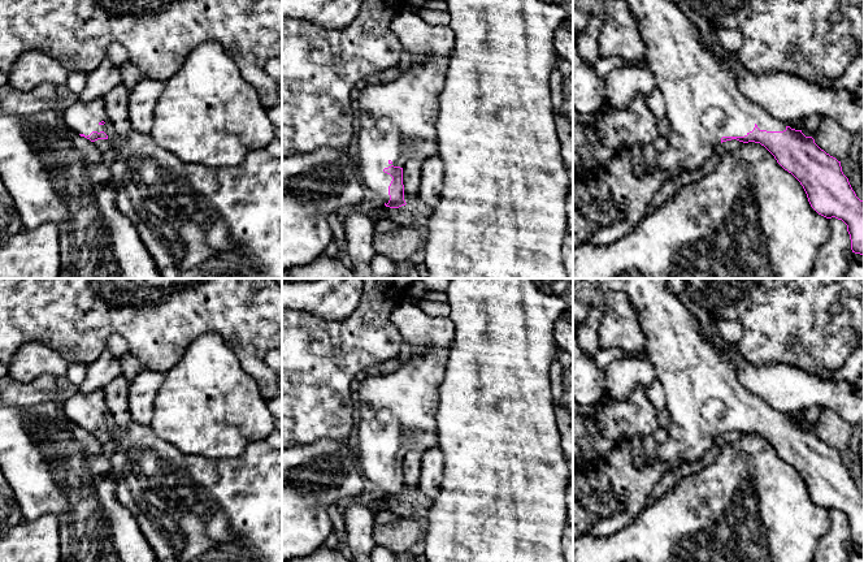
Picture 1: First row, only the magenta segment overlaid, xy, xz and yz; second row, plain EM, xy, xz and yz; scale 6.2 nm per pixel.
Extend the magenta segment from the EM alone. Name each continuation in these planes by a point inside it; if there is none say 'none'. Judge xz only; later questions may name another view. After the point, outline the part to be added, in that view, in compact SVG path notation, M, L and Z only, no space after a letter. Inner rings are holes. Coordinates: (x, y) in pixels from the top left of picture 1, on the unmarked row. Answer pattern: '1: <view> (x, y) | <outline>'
1: xz (398, 411) | M448 351L412 356L385 376L361 377L356 450L361 470L386 496L392 468L385 459L438 445L437 406Z

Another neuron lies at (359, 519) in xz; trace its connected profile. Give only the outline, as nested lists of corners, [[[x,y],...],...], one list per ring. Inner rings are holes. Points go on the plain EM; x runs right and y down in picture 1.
[[[355,500],[343,510],[343,516],[352,562],[372,562],[374,511]]]

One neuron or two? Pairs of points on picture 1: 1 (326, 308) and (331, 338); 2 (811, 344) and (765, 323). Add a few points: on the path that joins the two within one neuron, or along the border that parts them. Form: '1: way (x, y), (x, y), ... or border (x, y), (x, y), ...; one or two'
1: border (355, 307), (338, 321), (320, 320), (300, 311); two
2: way (799, 332), (790, 323), (777, 323); one

